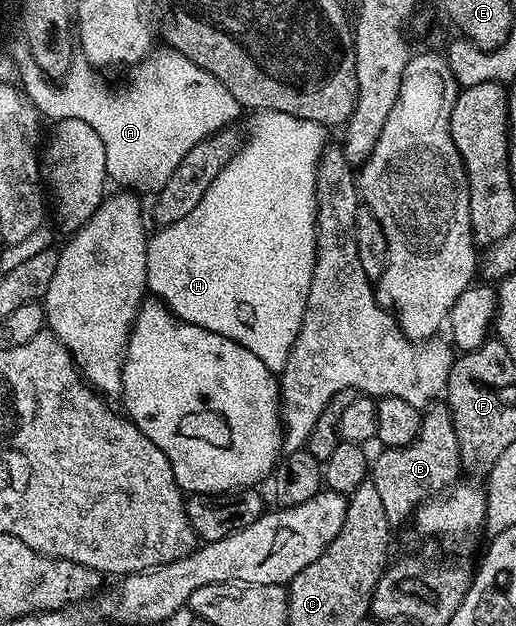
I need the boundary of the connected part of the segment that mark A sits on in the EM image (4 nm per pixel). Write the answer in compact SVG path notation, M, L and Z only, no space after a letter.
M170 48L162 49L156 49L142 62L130 67L128 74L131 75L127 78L124 90L110 90L99 79L100 71L86 60L75 60L58 84L49 80L33 60L23 62L19 74L23 93L39 109L44 119L85 120L85 124L89 124L89 128L93 128L93 132L101 136L101 144L105 144L105 168L112 183L120 182L123 185L120 187L130 188L144 195L151 194L150 196L158 195L159 190L165 188L169 176L173 176L181 160L185 160L185 152L189 152L193 144L201 144L201 140L205 140L210 134L230 127L234 123L231 121L241 114L237 96L233 96L233 92L229 92L229 88L225 88L225 84L221 84L217 76L205 72L205 68L197 68L197 64L193 64L193 60L189 60L181 52Z

